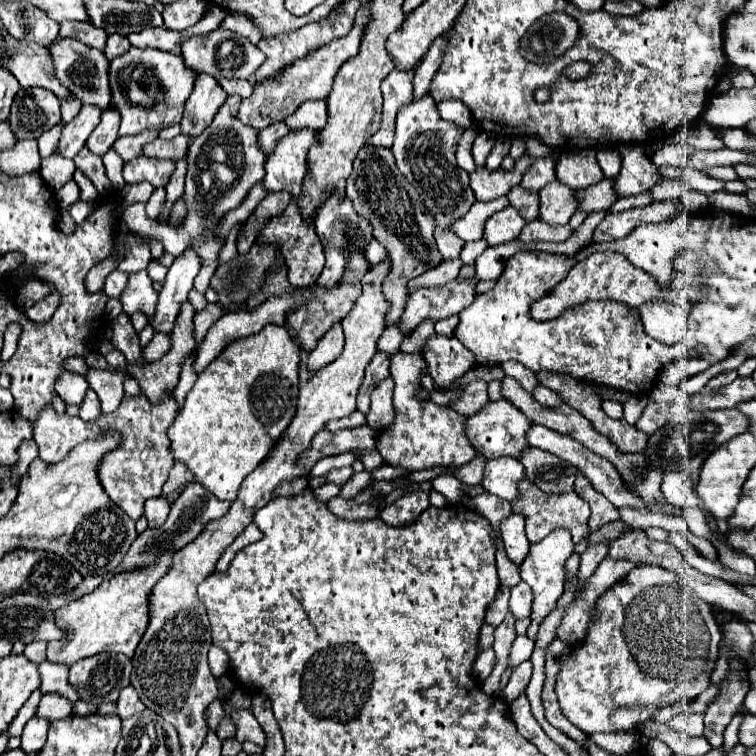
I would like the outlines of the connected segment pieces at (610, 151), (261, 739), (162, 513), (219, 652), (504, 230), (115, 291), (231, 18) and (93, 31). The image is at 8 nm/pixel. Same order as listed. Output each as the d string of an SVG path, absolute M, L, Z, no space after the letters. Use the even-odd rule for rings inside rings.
M608 146L608 148L600 148L598 150L598 162L604 170L606 178L616 178L620 174L622 168L622 158L616 146Z
M250 709L232 711L231 718L234 718L238 726L238 734L236 734L238 742L254 742L258 746L264 746L266 736L262 734L262 728Z
M164 496L150 498L146 502L146 510L144 510L144 516L148 520L148 526L150 528L160 528L166 522L168 512L170 512L170 504L168 504L168 500Z
M212 646L210 654L208 654L208 662L210 662L210 672L214 676L222 676L222 674L228 672L228 662L230 660L228 660L228 654L222 648Z
M510 206L510 208L497 212L489 218L484 225L483 238L488 242L489 246L516 240L526 224L528 222L518 214L518 210Z
M118 269L112 271L106 278L103 289L104 294L108 298L119 299L122 290L126 288L126 278L128 278L127 273L119 271Z
M228 14L222 22L222 28L228 28L228 30L234 30L236 34L242 34L242 36L250 38L250 42L254 42L254 44L258 44L262 40L262 32L252 22L252 18L246 14Z
M62 22L60 24L60 38L72 38L72 40L78 40L78 42L90 46L90 48L104 50L108 34L88 22Z

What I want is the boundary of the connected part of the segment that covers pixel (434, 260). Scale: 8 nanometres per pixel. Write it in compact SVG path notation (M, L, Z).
M364 146L358 152L354 170L348 178L346 196L352 200L354 210L370 222L372 236L388 250L388 256L392 260L390 274L382 282L382 294L390 302L390 308L386 312L386 326L392 326L402 316L408 282L444 260L434 244L434 220L430 218L430 214L426 214L428 210L422 206L418 192L406 182L406 178L402 178L402 172L394 164L392 152L386 148Z

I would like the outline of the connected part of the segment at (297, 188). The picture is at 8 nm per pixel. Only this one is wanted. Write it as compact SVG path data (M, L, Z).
M296 130L278 140L274 152L266 158L266 176L262 186L266 192L288 190L292 196L302 192L302 178L306 174L306 156L316 144L316 132Z

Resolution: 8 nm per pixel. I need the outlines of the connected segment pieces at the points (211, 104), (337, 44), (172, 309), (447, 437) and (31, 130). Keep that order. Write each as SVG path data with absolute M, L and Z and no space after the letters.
M198 74L198 82L186 102L184 118L180 122L182 134L196 136L204 128L208 128L210 122L214 120L218 108L224 102L226 102L226 92L218 86L216 78L210 78L206 74Z
M366 2L356 12L354 26L352 26L350 34L346 34L344 38L332 40L330 44L326 44L326 46L322 46L318 50L312 50L306 58L300 58L298 62L292 62L288 68L284 68L276 78L268 78L262 84L256 84L252 96L240 102L236 118L242 124L248 124L248 126L252 126L256 130L264 130L266 126L270 126L274 122L286 120L306 100L326 100L328 94L330 94L330 90L332 90L332 82L334 82L334 76L340 70L340 66L348 58L352 58L352 56L358 54L360 40L364 36L364 30L366 30L366 24L370 22L370 18L372 18L370 16L370 2Z
M186 250L182 256L174 260L174 264L166 274L166 282L160 292L156 312L150 318L150 326L154 328L154 332L162 334L172 332L180 304L188 300L188 292L192 290L192 282L198 270L200 270L200 258L198 254L194 254L194 250Z
M396 352L390 356L392 362L392 378L396 382L394 388L394 408L396 418L390 430L382 430L378 438L378 452L392 466L402 466L408 472L424 470L435 466L462 466L474 460L474 448L470 446L464 434L466 418L450 410L448 406L438 406L428 402L420 402L416 392L420 386L420 374L426 370L426 362L422 362L420 354L404 354Z
M42 88L20 90L8 122L16 140L38 140L42 132L60 122L60 100Z

